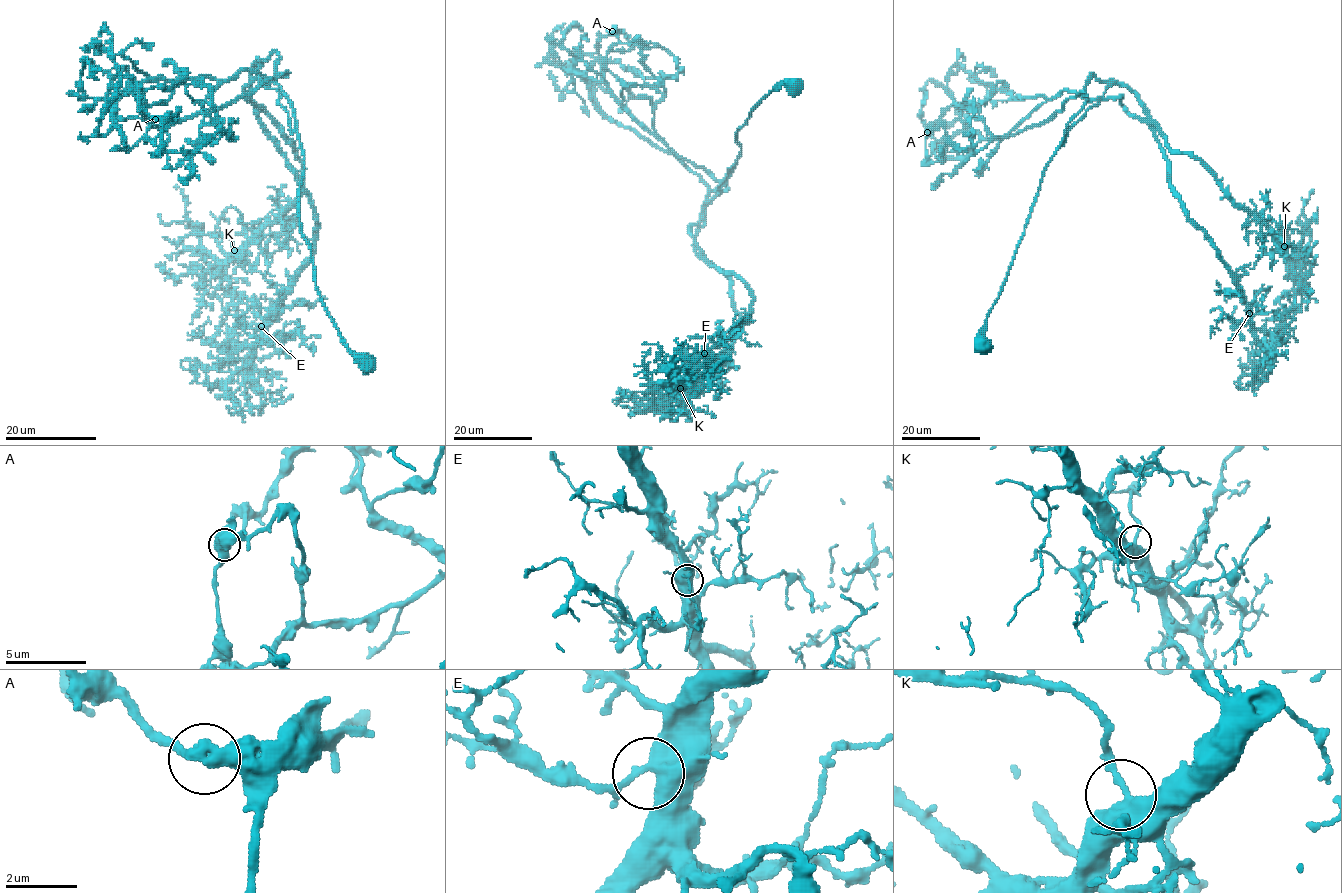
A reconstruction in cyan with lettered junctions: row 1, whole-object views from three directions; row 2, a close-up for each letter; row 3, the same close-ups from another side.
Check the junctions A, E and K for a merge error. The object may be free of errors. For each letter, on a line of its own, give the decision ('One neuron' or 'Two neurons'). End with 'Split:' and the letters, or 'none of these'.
A: Two neurons
E: One neuron
K: One neuron
Split: A

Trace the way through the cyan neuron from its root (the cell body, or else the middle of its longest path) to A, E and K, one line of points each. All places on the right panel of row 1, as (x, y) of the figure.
A: (983, 346), (1043, 170), (1086, 100), (1063, 90), (983, 101), (971, 112), (954, 104), (928, 132)
E: (983, 346), (1043, 170), (1067, 122), (1095, 99), (1122, 96), (1149, 123), (1171, 189), (1249, 313)
K: (983, 346), (1043, 170), (1087, 101), (1122, 96), (1130, 114), (1198, 159), (1284, 246)

